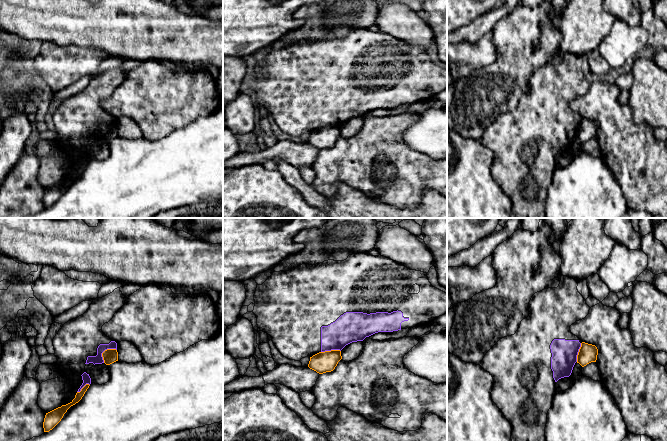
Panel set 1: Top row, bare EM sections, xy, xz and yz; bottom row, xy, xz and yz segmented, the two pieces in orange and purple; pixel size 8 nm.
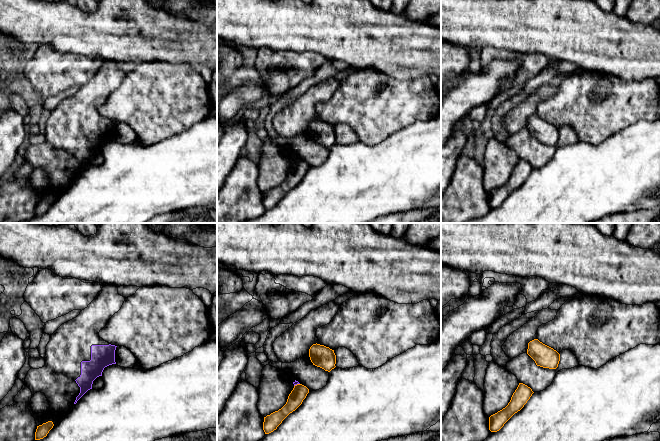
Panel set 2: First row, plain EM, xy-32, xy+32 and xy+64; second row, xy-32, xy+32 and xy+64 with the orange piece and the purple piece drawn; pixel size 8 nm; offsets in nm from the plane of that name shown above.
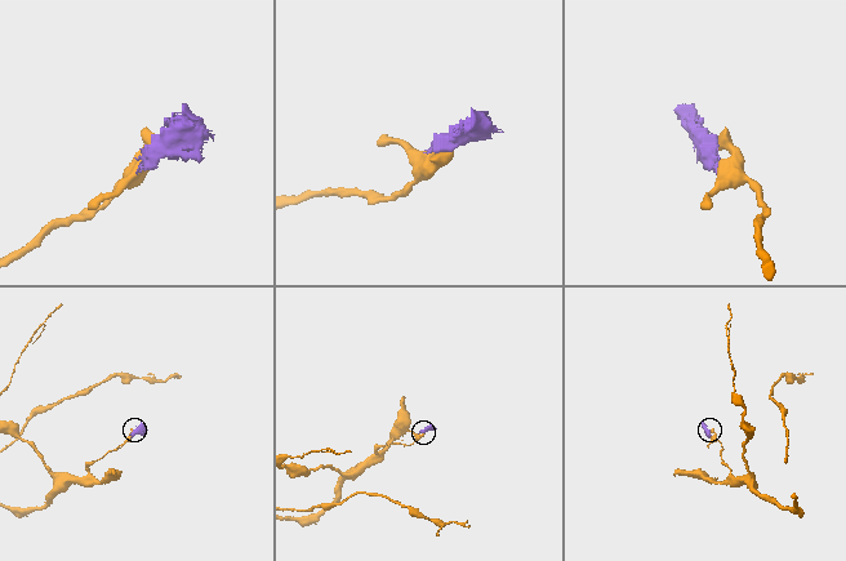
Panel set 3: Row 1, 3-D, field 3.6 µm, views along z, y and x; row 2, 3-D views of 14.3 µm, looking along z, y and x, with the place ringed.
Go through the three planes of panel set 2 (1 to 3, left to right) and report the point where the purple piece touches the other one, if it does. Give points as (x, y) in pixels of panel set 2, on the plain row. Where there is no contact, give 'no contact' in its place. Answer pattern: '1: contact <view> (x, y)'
1: no contact
2: contact xy+32 (297, 160)
3: no contact

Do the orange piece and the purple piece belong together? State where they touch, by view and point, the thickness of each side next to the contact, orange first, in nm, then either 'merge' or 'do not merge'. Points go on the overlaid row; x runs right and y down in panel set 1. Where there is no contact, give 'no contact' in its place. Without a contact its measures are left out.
xy (104, 351) | 120/80 nm | do not merge

